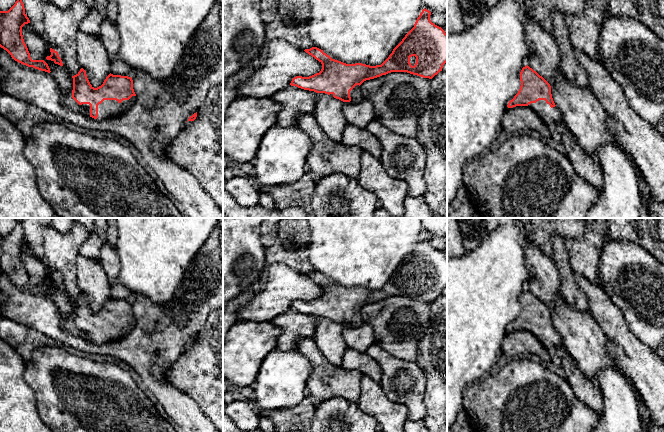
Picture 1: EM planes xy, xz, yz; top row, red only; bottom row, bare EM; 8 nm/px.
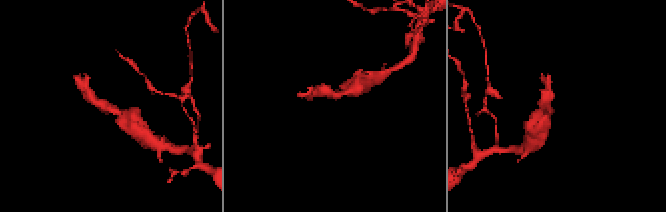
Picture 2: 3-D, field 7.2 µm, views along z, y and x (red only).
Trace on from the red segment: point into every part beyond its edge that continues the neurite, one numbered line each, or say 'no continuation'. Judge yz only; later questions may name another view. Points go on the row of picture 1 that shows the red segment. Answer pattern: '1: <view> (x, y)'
1: yz (551, 117)

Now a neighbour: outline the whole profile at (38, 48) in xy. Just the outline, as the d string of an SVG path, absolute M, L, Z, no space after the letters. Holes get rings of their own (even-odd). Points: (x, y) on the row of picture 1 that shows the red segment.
M31 23L25 24L22 27L22 35L31 59L44 60L48 64L51 71L50 73L58 84L59 92L63 97L63 107L66 107L71 111L82 112L87 116L90 116L86 113L85 109L83 109L82 106L72 98L73 78L70 72L64 66L60 66L55 64L54 61L46 59L47 56L51 55L51 52L44 36L37 33L33 29Z

